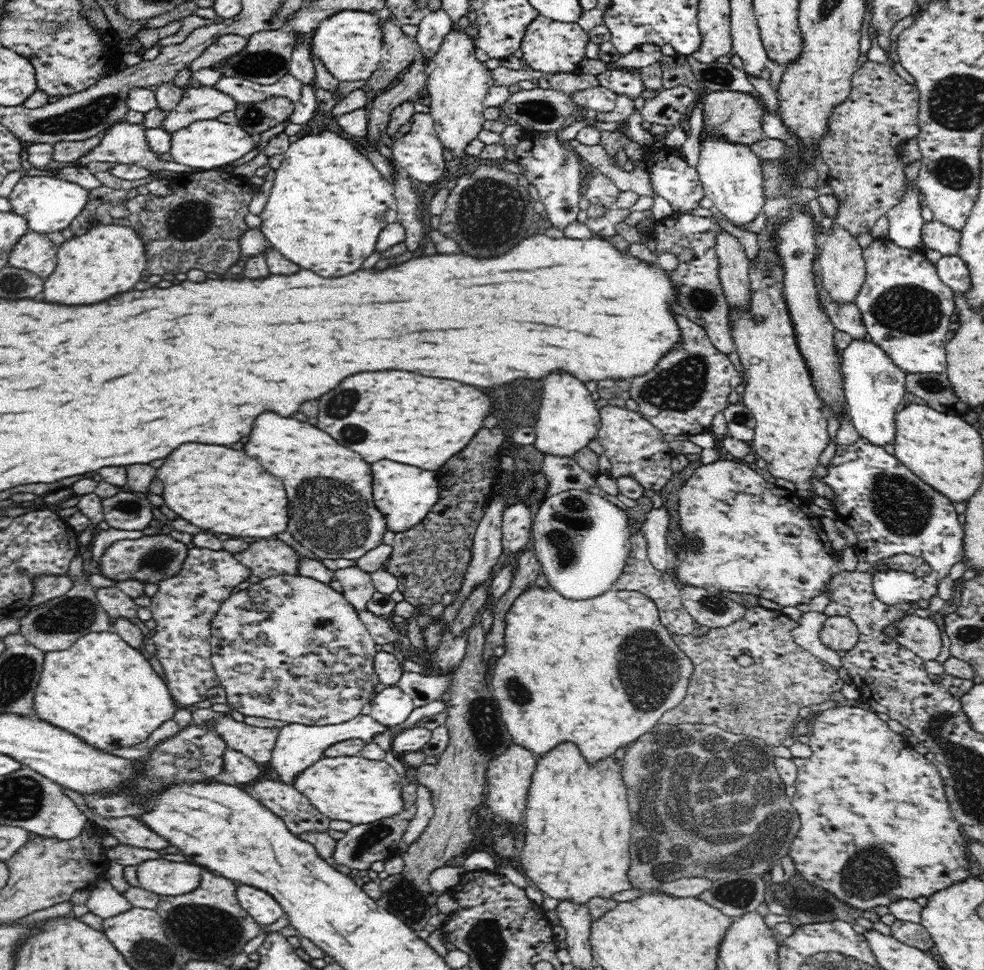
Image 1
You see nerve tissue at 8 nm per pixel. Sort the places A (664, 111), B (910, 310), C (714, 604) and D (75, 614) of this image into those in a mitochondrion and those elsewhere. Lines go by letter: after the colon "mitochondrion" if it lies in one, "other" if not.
A: other
B: mitochondrion
C: mitochondrion
D: mitochondrion

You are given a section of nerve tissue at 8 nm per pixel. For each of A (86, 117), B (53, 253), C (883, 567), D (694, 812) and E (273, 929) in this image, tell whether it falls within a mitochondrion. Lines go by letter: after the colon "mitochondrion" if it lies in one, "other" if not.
A: mitochondrion
B: other
C: other
D: mitochondrion
E: other

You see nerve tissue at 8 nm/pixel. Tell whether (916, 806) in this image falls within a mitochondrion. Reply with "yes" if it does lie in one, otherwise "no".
no

